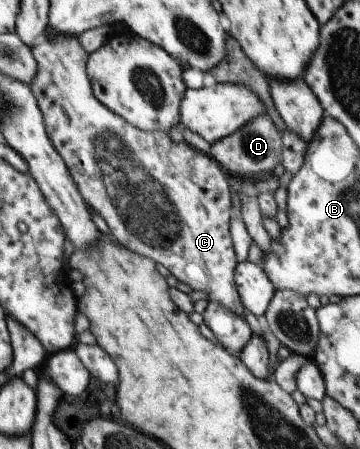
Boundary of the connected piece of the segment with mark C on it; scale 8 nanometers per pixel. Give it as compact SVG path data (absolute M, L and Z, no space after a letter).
M45 35L32 48L32 53L34 54L34 59L36 59L37 69L36 75L29 85L30 89L36 98L38 107L40 107L48 137L50 137L50 141L52 142L54 149L58 152L58 155L64 160L86 205L88 205L94 213L98 213L104 218L110 228L110 233L112 233L115 239L119 243L122 243L124 247L130 249L130 251L134 251L134 253L138 253L138 255L152 259L154 263L164 265L178 281L190 285L193 290L200 290L204 291L204 293L208 293L210 301L214 301L214 303L218 303L218 305L230 309L230 311L236 313L236 315L244 316L245 307L242 305L242 301L240 301L240 296L238 295L238 290L236 289L234 281L234 272L238 261L236 259L236 253L234 251L229 229L232 204L228 180L231 177L228 173L226 173L221 165L209 154L194 149L194 147L186 141L173 141L169 136L168 131L142 131L141 129L138 129L138 127L130 125L128 121L122 119L119 115L112 113L105 105L102 105L92 91L91 83L87 75L89 53L86 53L86 49L82 47L78 35L76 35L76 37L68 37L68 35L54 35L54 37L48 37L48 35Z

